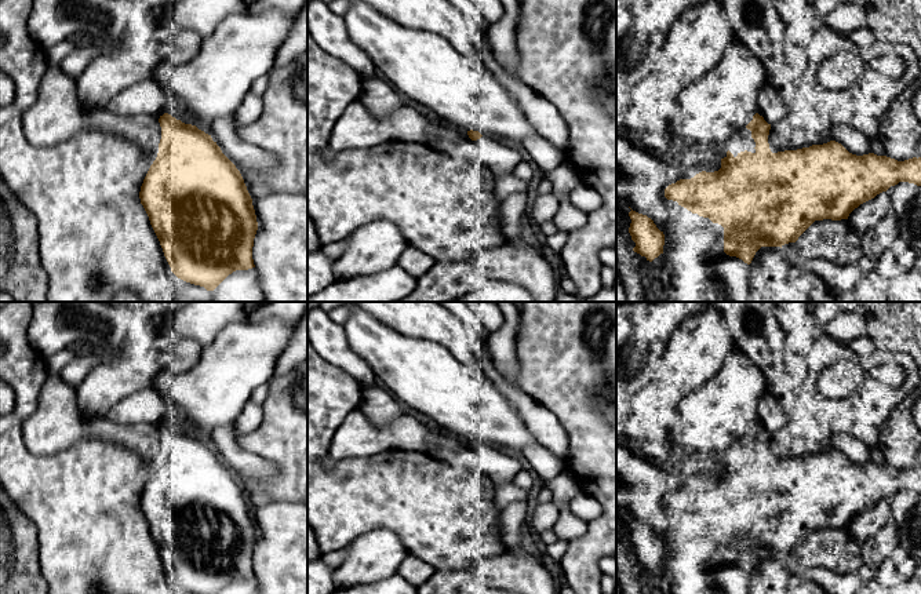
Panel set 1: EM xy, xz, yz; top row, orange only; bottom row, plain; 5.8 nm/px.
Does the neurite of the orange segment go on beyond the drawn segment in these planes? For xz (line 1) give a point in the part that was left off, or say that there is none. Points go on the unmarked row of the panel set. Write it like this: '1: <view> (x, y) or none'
1: none

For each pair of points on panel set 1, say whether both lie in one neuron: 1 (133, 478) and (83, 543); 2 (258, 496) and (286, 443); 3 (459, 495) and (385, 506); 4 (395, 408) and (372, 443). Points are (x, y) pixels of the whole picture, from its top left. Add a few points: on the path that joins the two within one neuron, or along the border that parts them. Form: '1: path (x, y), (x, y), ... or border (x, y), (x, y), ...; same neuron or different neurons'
1: path (116, 495), (90, 521), (90, 527); same neuron
2: path (273, 488), (286, 476), (286, 458); same neuron
3: path (441, 499), (403, 499); same neuron
4: border (359, 408), (377, 427), (386, 427), (406, 415); different neurons

